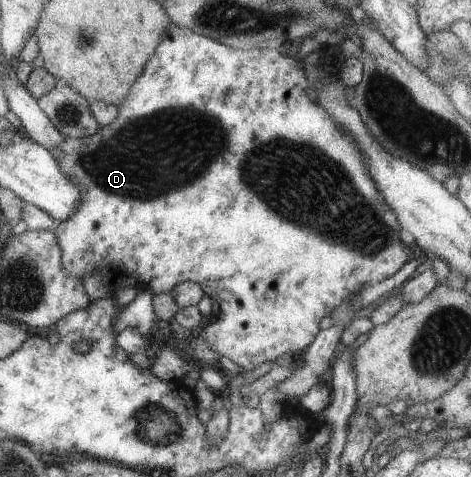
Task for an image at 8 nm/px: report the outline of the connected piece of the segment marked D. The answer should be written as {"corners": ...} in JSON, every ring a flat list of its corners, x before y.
{"corners":[[171,23,167,29,166,33,163,34,159,47,155,50,151,59,144,65,144,70,134,81,129,95,127,95,126,100,120,105,117,117,109,125,100,126,92,136,79,139,66,138,63,145,60,147,60,157,57,161,59,162,60,168,64,171,64,174,67,174,72,179,72,182,80,189,80,192,82,193,82,202,79,205,79,209,77,209,67,221,58,223,58,226,53,233,57,236,58,244,61,248,62,270,68,276,76,277,83,281,83,277,89,277,89,275,99,279,100,276,98,273,101,269,111,273,109,277,113,277,111,279,112,285,103,287,105,294,113,295,117,287,135,288,138,291,151,291,153,295,169,294,170,291,181,282,190,281,199,284,203,288,204,293,213,299,213,301,215,301,215,297,217,297,217,309,215,309,215,313,209,317,211,323,209,322,209,326,200,331,199,336,205,338,212,345,214,352,228,357,233,363,237,363,246,374,250,375,255,367,259,367,259,365,266,361,282,360,282,357,289,354,303,352,310,343,313,343,313,340,321,331,319,322,323,317,331,316,335,310,345,304,346,300,360,288,366,287,369,284,375,285,380,281,383,281,383,279,389,279,389,277,395,275,403,265,410,261,410,253,406,252,406,246,401,241,399,220,386,204,384,197,380,194,377,184,369,173,363,152,354,142,354,139,347,132,344,132,344,129,340,128,340,125,327,113,327,111,325,111,325,109,323,109,323,107,321,107,321,104,316,104,313,97,306,92,306,88,308,87,308,81,306,80,305,75,306,67,303,64,298,63,295,55,293,57,283,57,283,55,279,54,275,49,269,48,238,50,212,40,211,38,199,35,191,30,180,28,173,23]]}

